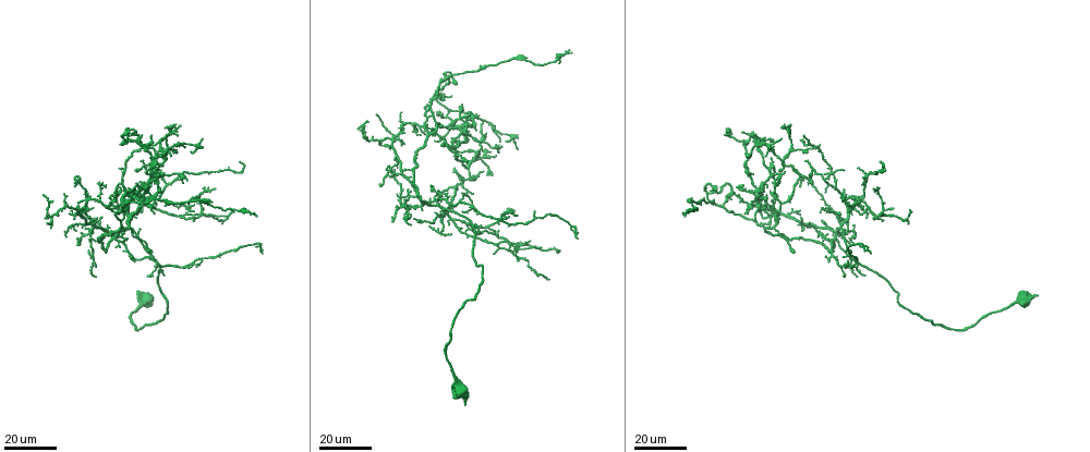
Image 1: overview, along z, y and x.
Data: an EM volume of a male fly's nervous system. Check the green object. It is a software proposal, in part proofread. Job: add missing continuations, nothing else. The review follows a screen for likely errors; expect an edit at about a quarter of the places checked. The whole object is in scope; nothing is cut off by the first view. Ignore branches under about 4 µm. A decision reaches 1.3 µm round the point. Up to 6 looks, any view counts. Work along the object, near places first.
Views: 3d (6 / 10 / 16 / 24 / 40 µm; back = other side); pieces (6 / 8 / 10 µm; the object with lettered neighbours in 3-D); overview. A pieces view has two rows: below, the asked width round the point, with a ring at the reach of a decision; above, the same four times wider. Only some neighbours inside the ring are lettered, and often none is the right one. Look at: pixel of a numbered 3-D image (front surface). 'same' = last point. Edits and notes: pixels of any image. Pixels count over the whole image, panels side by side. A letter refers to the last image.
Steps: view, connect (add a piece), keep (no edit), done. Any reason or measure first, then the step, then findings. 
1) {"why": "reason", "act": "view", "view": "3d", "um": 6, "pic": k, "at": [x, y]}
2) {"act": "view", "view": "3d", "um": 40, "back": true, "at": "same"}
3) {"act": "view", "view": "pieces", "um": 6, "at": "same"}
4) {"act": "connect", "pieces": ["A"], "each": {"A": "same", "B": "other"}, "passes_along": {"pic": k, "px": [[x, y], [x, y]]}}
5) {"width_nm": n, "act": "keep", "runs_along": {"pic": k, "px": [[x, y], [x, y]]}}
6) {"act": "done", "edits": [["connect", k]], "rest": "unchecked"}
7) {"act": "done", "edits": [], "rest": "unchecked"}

{"why": "branch stops here", "act": "view", "view": "3d", "um": 16, "pic": 1, "at": [727, 129]}

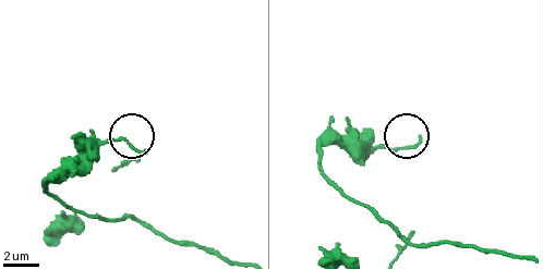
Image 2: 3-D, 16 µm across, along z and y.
{"why": "see the neighbours", "act": "view", "view": "pieces", "um": 8, "pic": 2, "at": [145, 150]}

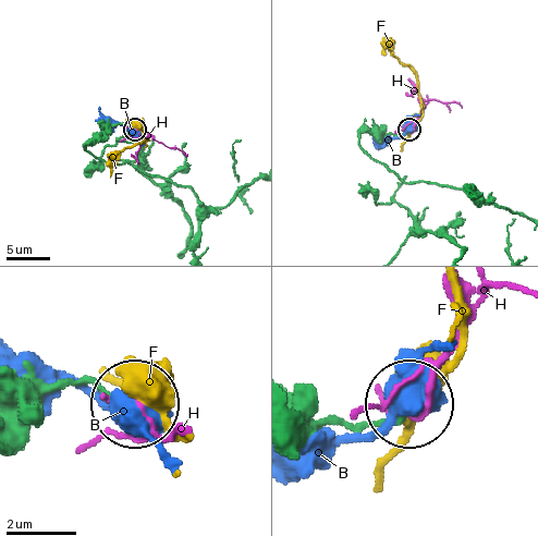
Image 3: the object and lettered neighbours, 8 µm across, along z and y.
{"width_nm": 160, "act": "keep", "each": {"B": "other", "F": "other", "H": "other"}, "runs_along": {"pic": 3, "px": [[428, 183], [403, 182], [358, 142], [365, 133], [410, 129]]}, "found": "none of them fits"}

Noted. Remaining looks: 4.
{"why": "tapers out", "act": "view", "view": "3d", "um": 24, "pic": 1, "at": [400, 112]}

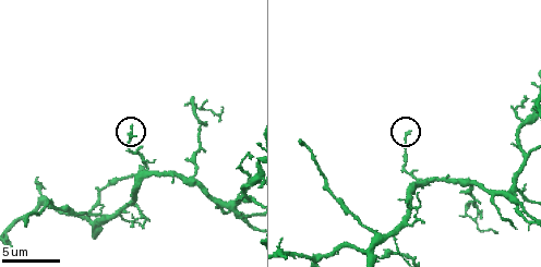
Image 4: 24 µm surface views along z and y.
{"act": "view", "view": "pieces", "um": 10, "pic": 4, "at": [131, 124]}

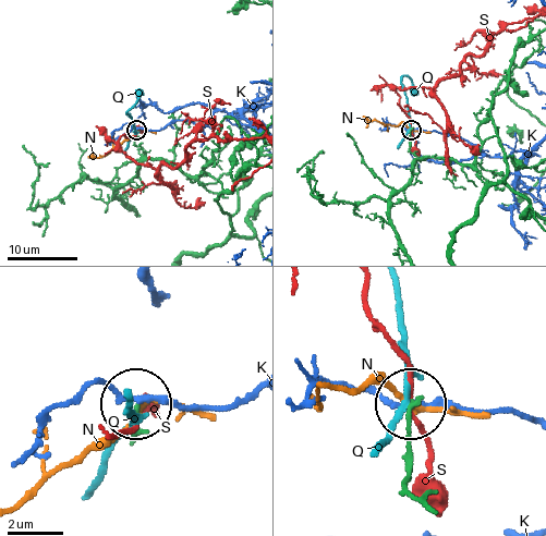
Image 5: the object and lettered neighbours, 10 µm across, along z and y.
{"act": "keep", "each": {"K": "other", "N": "other", "Q": "other", "S": "other"}, "found": "no lettered piece goes on from it"}

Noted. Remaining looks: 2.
{"why": "tapers out", "act": "view", "view": "3d", "um": 16, "pic": 1, "at": [767, 214]}

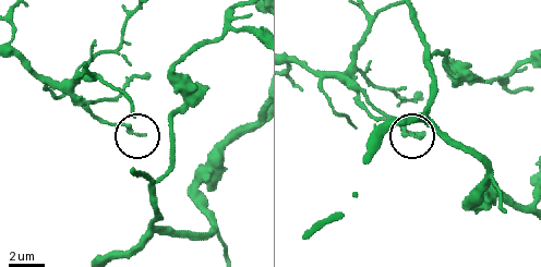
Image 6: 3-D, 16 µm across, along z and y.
{"why": "see the neighbours", "act": "view", "view": "pieces", "um": 10, "pic": 6, "at": [419, 138]}

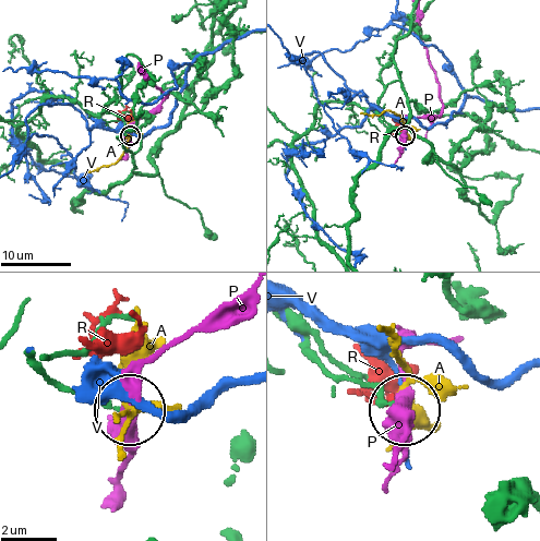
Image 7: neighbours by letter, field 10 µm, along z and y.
{"act": "keep", "each": {"A": "other", "P": "other", "R": "other", "V": "other"}, "found": "none of them fits"}

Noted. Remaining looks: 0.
{"act": "done", "edits": [], "rest": "unchecked"}

